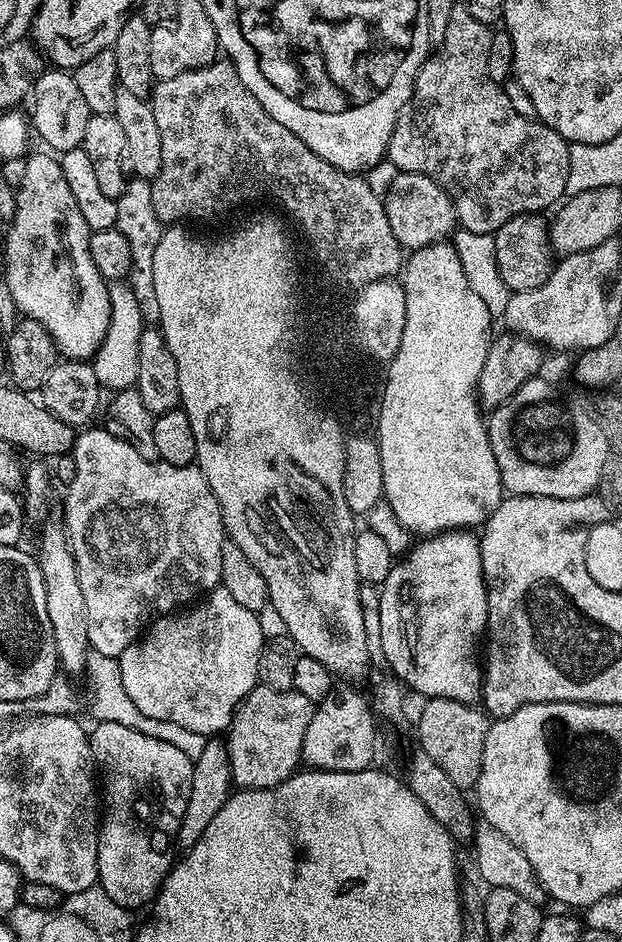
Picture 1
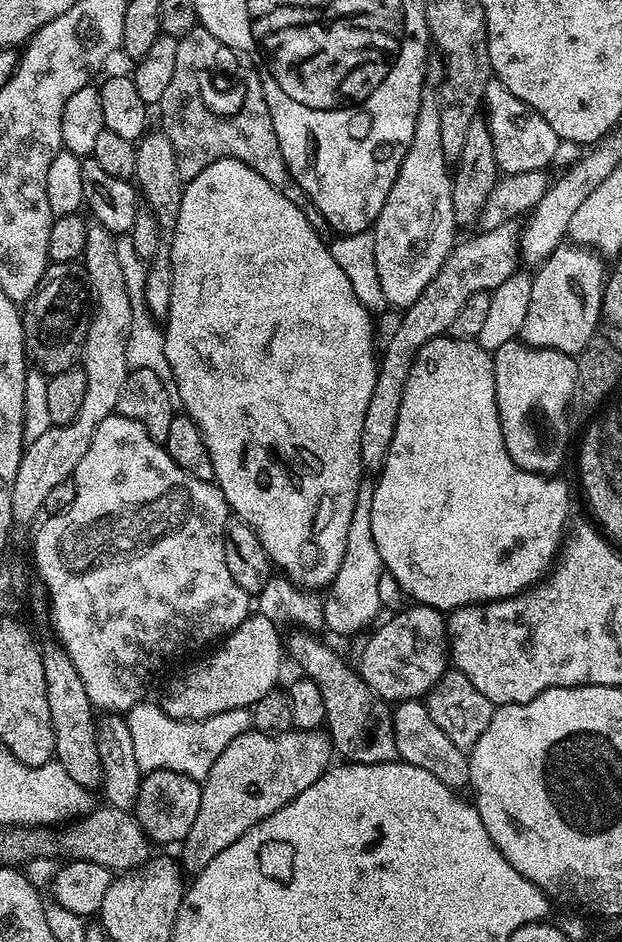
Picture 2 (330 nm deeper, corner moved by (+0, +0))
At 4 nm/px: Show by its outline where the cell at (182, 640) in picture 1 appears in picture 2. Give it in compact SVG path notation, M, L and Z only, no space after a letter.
M248 615L235 630L219 641L220 649L209 658L208 664L196 664L186 669L184 676L178 677L169 686L168 697L162 700L164 711L175 720L205 720L235 708L251 709L262 694L277 687L276 679L281 679L286 652L280 632L281 629L270 618Z

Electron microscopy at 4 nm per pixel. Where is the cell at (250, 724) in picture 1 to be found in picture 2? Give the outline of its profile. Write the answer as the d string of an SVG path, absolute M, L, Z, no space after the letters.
M320 728L274 733L249 730L238 734L218 754L218 762L210 766L210 774L199 785L194 826L188 828L178 848L181 869L188 874L206 870L230 842L238 842L246 830L318 782L321 774L328 771L331 756L334 756L332 738Z

